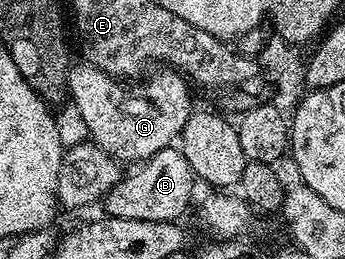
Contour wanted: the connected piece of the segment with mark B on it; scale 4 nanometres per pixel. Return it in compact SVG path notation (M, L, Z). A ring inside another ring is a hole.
M170 148L149 155L149 159L136 167L134 174L126 173L105 193L104 213L110 218L123 220L155 220L177 222L180 214L193 198L195 175L180 149Z

